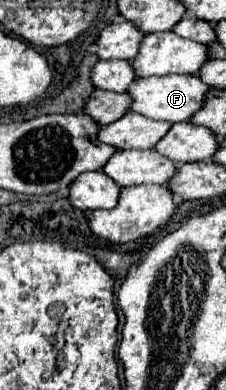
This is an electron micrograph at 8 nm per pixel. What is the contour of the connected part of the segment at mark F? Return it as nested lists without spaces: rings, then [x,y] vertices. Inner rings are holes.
[[[163,75],[163,77],[145,77],[145,79],[135,79],[127,93],[133,97],[131,111],[149,115],[149,119],[161,119],[169,123],[179,123],[191,119],[205,101],[207,85],[199,81],[195,75]]]

